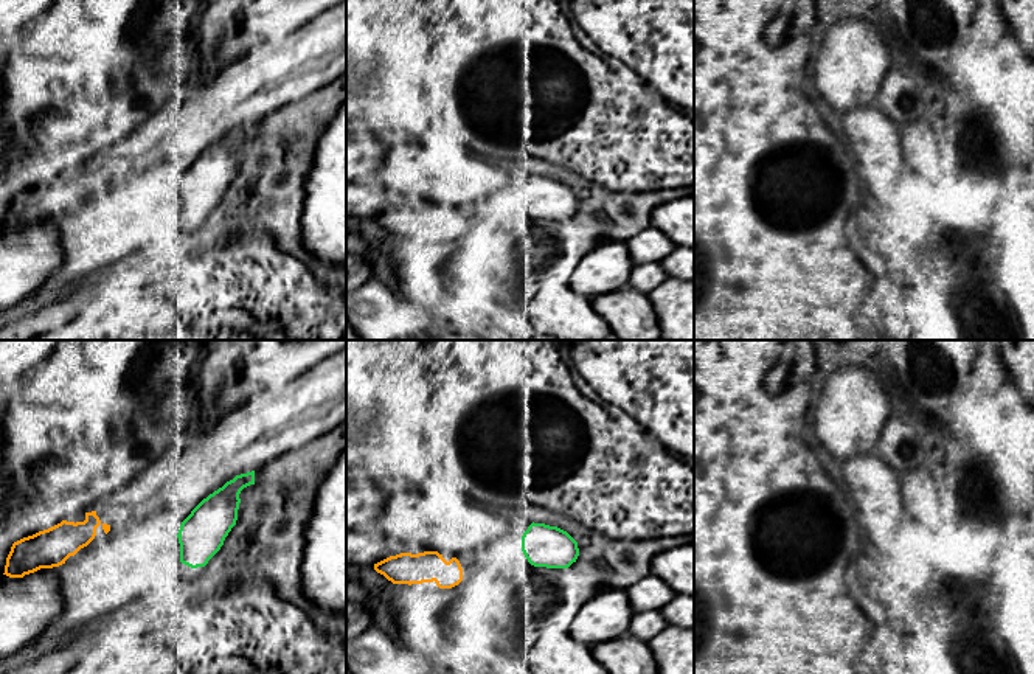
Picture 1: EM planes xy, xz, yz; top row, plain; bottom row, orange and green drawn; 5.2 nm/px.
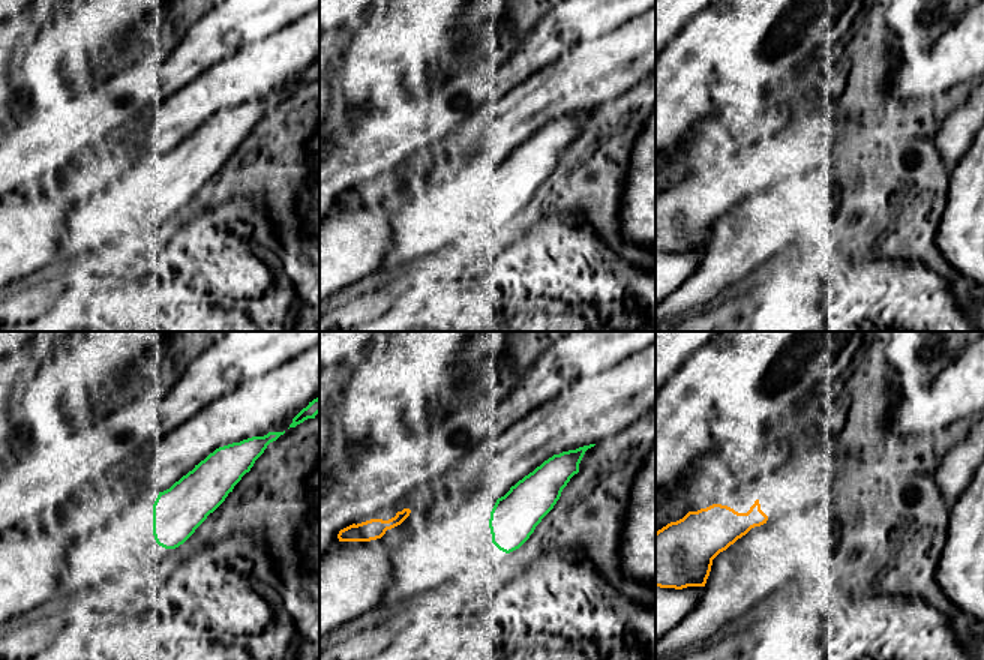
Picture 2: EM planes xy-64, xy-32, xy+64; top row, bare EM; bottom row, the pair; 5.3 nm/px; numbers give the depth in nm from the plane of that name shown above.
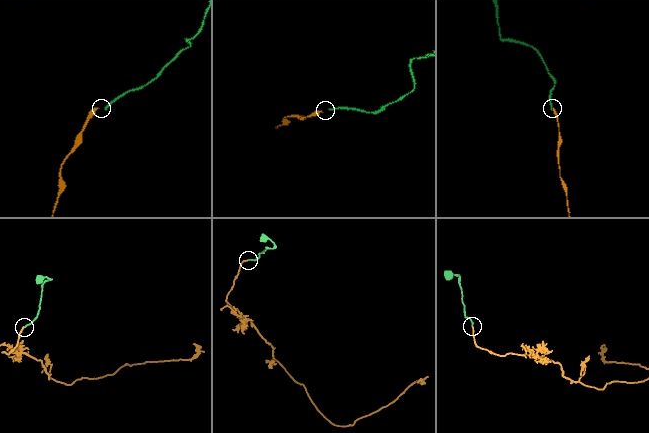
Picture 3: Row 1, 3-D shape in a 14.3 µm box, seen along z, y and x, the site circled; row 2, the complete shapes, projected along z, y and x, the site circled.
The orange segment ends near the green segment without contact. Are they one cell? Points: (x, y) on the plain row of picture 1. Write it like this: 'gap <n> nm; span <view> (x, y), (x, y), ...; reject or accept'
gap 320 nm; span xz (461, 221), (522, 202); reject

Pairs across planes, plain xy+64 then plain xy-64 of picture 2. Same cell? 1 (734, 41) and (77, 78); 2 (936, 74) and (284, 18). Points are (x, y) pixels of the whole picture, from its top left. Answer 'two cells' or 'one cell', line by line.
1: one cell
2: two cells

